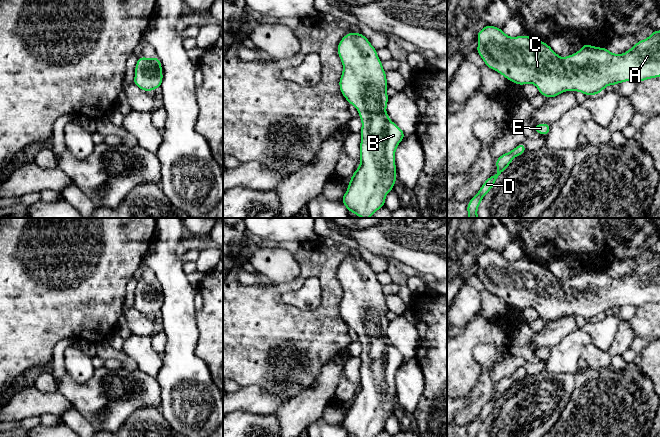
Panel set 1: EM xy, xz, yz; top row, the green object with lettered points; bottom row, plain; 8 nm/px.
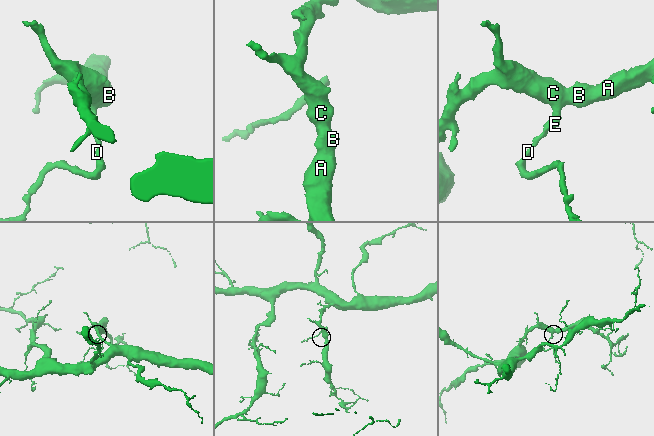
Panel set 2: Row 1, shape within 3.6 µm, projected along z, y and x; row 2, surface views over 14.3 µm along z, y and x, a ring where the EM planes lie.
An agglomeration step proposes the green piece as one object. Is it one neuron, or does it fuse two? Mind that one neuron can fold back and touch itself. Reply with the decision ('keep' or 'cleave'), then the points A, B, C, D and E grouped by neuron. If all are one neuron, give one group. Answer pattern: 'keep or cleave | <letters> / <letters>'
keep | A B C D E

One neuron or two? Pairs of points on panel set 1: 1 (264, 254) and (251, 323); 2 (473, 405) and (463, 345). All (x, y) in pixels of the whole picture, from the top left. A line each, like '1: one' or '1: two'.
1: two
2: two

